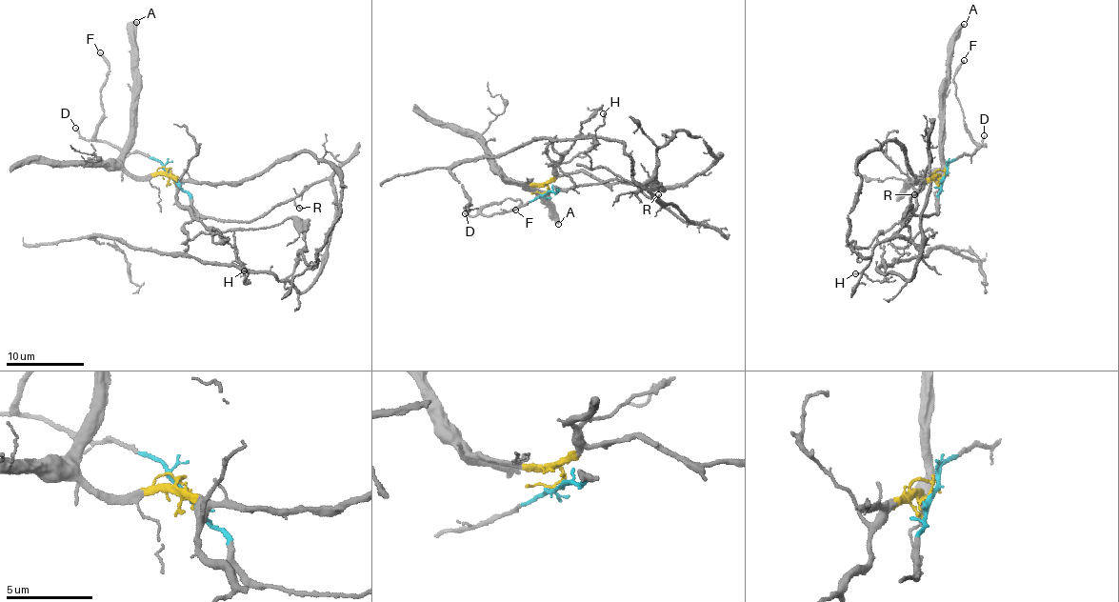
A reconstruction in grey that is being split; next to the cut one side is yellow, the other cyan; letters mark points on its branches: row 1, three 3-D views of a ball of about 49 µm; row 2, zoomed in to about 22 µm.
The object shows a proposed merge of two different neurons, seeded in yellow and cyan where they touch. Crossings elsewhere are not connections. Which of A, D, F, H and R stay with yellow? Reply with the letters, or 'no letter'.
A, H

